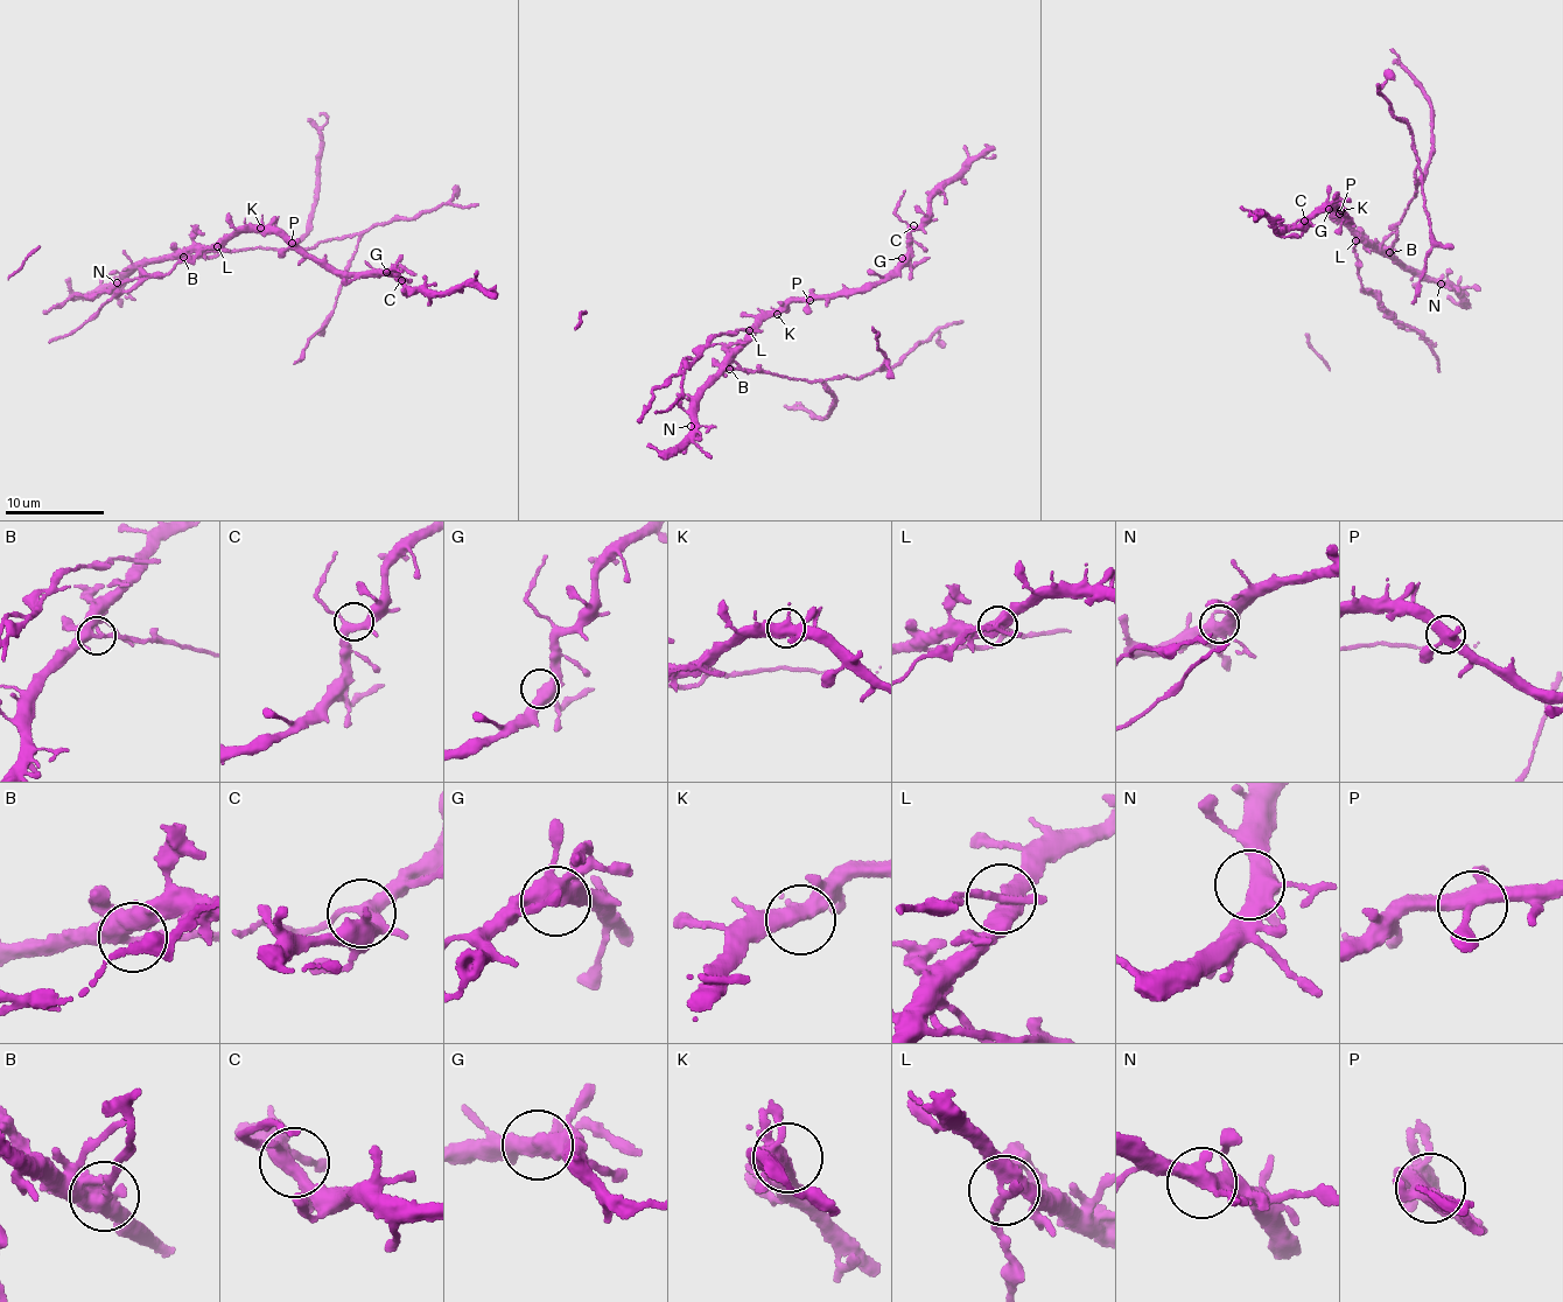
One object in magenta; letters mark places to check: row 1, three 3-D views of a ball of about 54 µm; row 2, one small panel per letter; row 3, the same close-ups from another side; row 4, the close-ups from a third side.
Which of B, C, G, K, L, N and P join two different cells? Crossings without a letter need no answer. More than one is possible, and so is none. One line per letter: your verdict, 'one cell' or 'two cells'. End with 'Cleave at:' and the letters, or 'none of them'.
B: two cells
C: one cell
G: one cell
K: one cell
L: two cells
N: one cell
P: one cell
Cleave at: B, L

